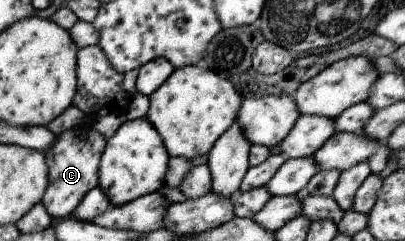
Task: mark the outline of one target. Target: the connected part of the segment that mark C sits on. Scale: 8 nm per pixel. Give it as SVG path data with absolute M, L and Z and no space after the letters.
M85 118L57 135L57 142L44 152L47 163L48 185L40 203L54 220L72 215L80 200L98 186L98 170L105 139L92 129L92 120Z

